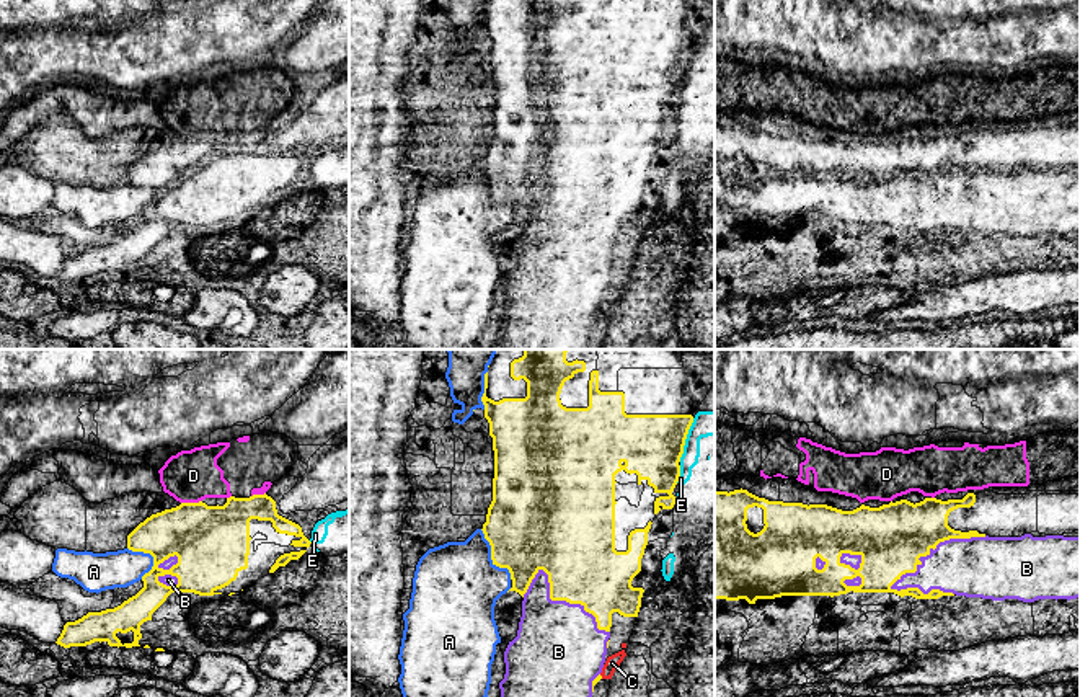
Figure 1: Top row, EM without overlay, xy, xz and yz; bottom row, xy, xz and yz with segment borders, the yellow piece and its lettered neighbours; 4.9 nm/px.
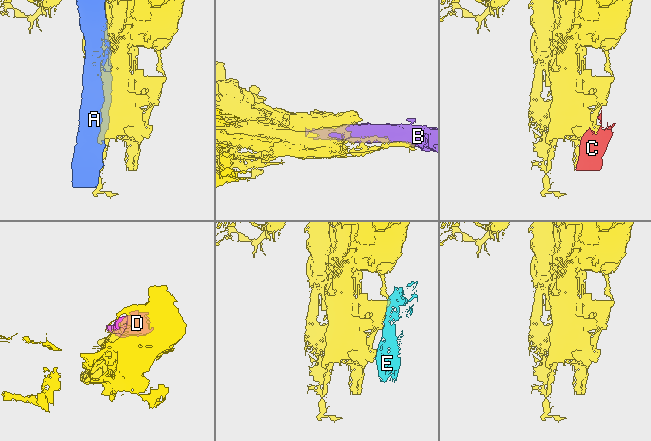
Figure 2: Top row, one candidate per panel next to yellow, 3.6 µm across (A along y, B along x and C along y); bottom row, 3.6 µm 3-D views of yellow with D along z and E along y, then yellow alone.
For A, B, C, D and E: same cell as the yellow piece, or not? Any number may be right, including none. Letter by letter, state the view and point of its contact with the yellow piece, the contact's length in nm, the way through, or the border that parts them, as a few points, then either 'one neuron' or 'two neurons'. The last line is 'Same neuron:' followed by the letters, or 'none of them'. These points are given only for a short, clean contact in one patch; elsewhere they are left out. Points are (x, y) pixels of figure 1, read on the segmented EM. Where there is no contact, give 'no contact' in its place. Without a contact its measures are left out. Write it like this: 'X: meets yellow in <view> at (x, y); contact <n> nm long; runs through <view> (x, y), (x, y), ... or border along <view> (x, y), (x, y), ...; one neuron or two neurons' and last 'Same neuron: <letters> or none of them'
A: meets yellow in xz at (491, 557); contact 300 nm long; two neurons
B: meets yellow in yz at (933, 549); contact 550 nm long; one neuron
C: meets yellow in xz at (601, 676); contact 30 nm long; border along xz (599, 674), (602, 678); two neurons
D: meets yellow in xy at (191, 503); contact 110 nm long; two neurons
E: meets yellow in xz at (686, 438); contact 220 nm long; two neurons
Same neuron: B

